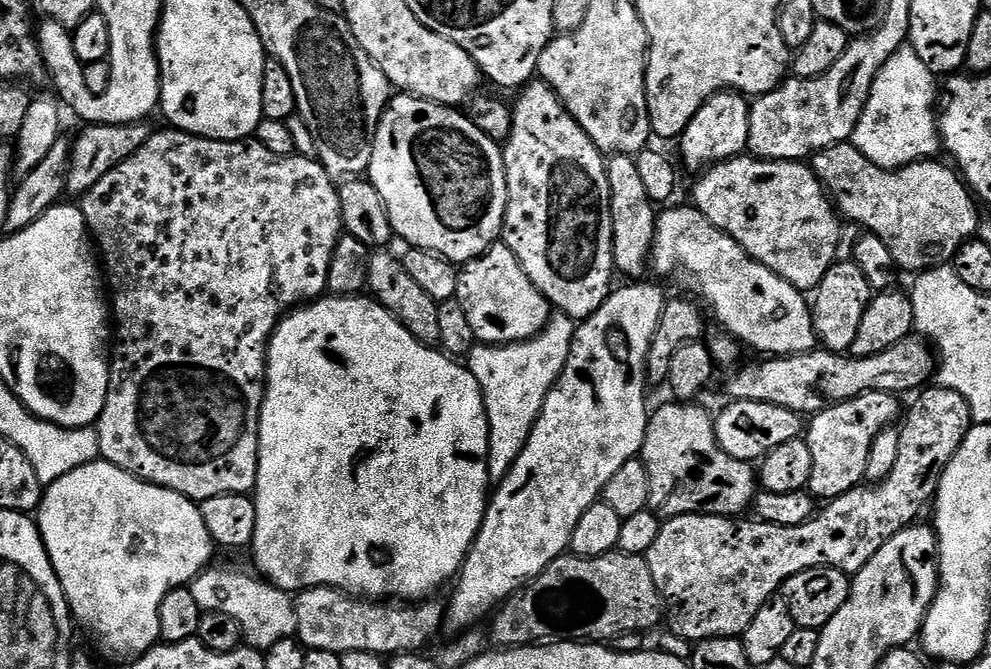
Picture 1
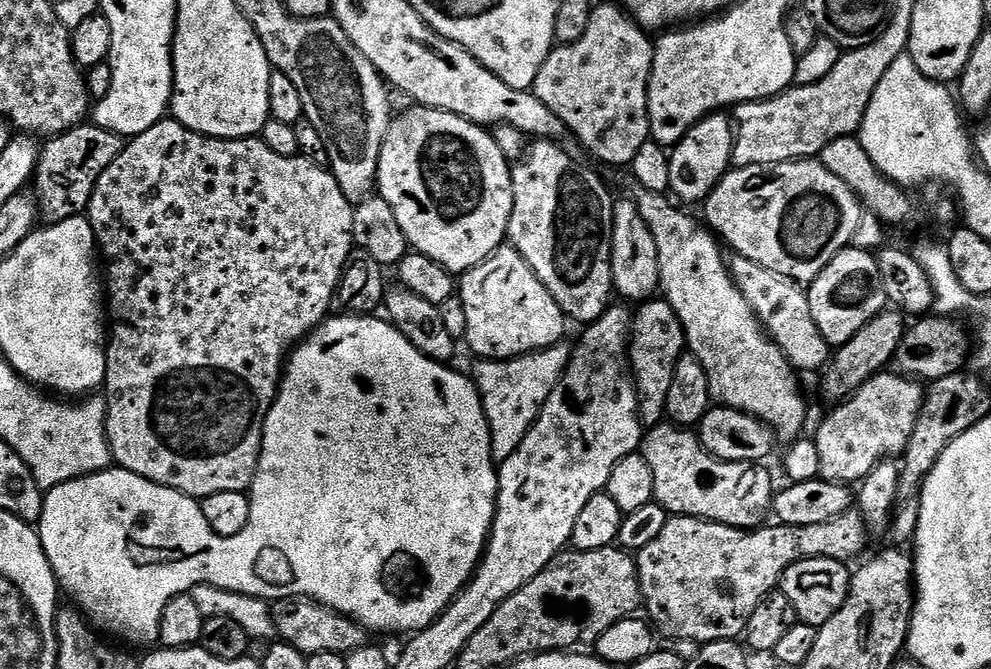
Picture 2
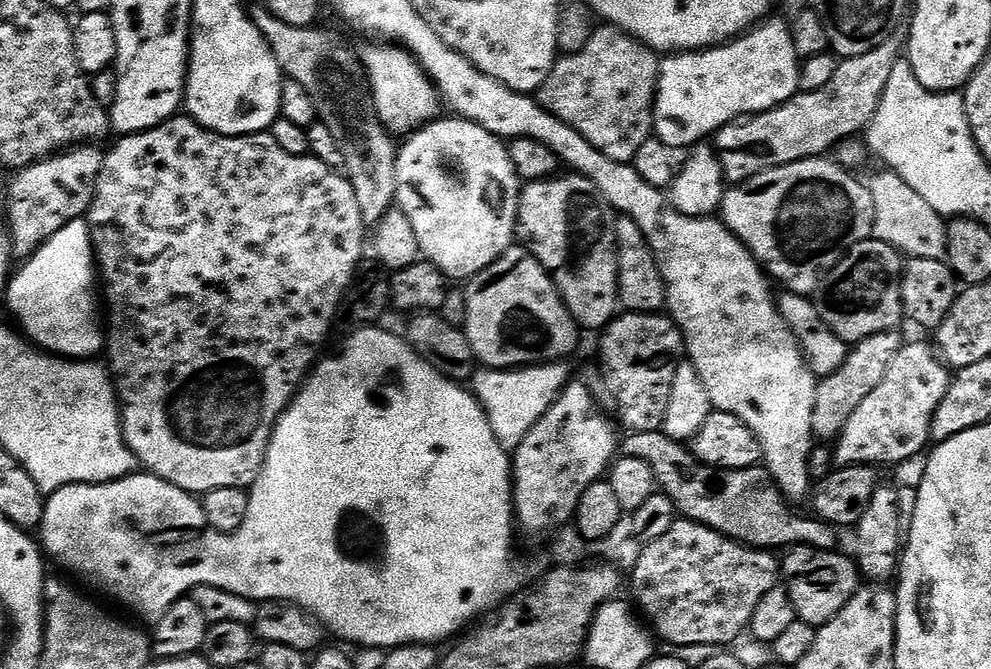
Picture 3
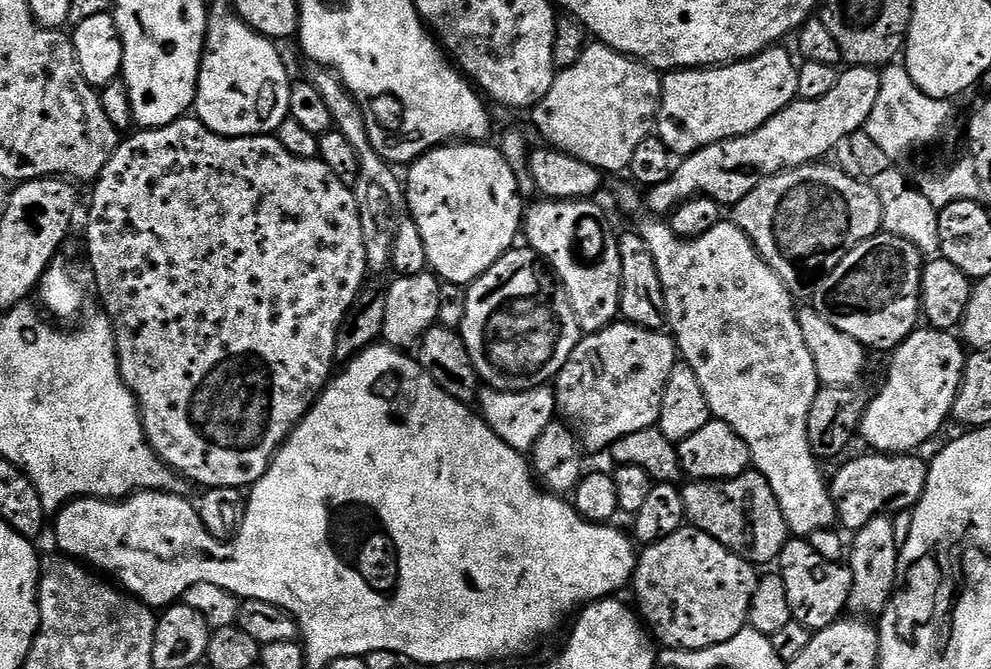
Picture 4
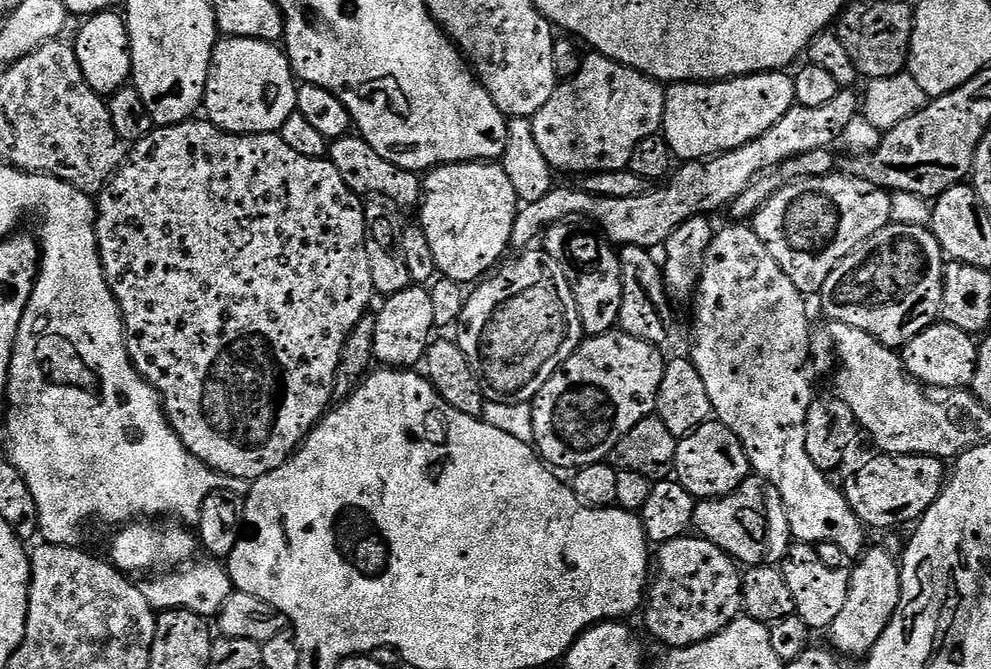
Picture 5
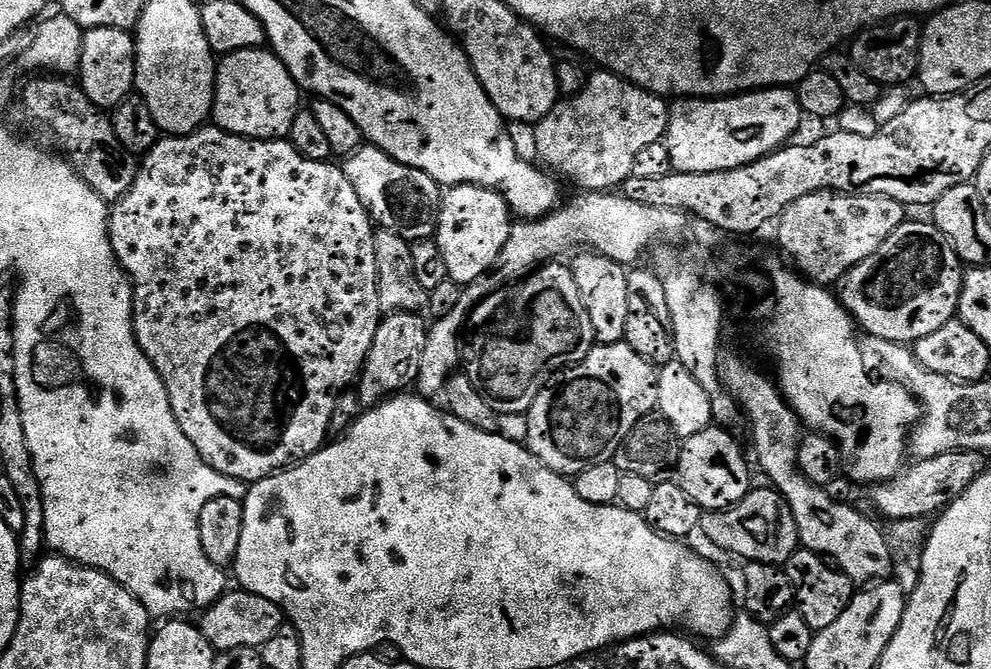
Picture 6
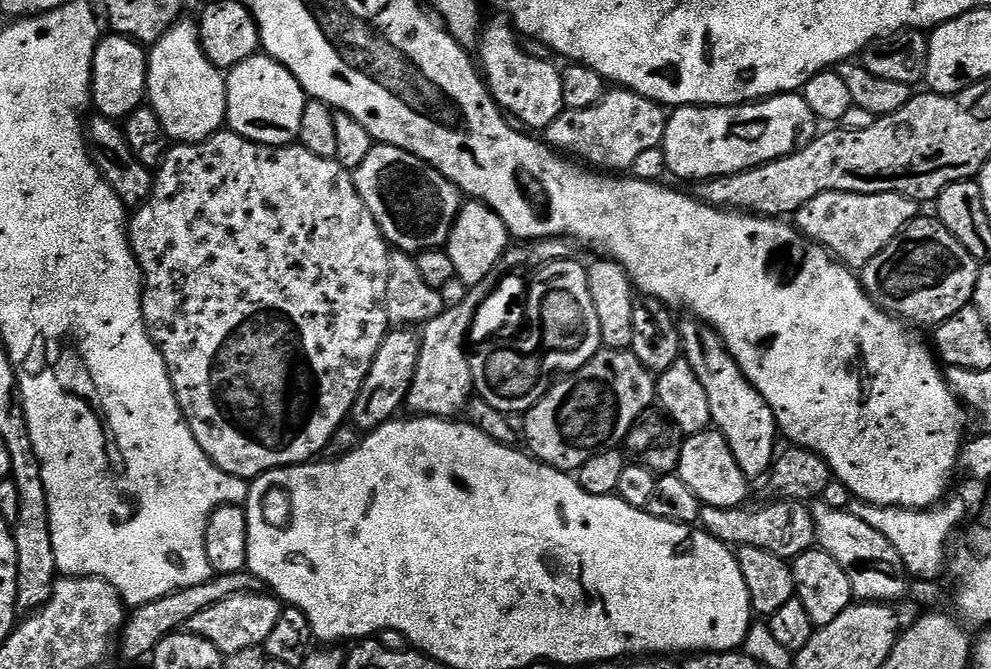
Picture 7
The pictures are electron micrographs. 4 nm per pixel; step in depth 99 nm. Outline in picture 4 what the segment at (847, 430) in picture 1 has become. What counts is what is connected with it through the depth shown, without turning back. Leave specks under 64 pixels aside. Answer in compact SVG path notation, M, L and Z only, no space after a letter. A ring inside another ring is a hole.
M927 326L917 327L915 332L911 332L909 336L896 349L891 353L890 359L892 361L888 364L888 377L884 380L884 385L880 388L880 393L877 396L873 395L868 402L868 408L864 411L864 417L860 423L860 430L858 433L859 439L865 440L869 444L871 451L876 454L912 454L923 446L927 440L932 440L940 431L944 428L944 419L947 421L952 414L952 407L956 401L956 395L958 390L962 386L962 378L964 377L964 365L966 363L966 348L962 343L959 335L953 334L952 332L943 332L937 328L930 328Z

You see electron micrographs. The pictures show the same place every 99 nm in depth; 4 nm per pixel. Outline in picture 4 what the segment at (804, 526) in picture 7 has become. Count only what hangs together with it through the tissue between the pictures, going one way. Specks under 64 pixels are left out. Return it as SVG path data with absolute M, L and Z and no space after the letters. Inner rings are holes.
M755 470L729 480L692 480L683 485L686 520L689 525L722 542L753 566L779 561L780 551L790 539L788 523L770 490L767 478Z

